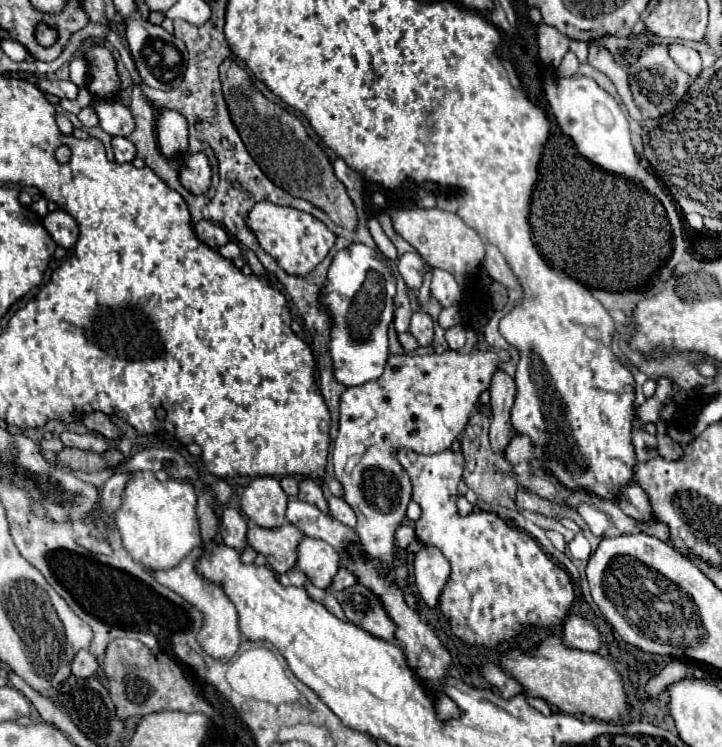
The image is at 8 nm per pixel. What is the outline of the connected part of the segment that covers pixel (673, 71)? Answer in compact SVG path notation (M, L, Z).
M667 43L647 45L635 57L635 61L629 63L627 73L629 73L629 87L633 93L633 101L649 119L659 119L661 115L675 111L675 107L687 95L689 85L693 83L693 79L683 69L679 69L677 63L669 57L669 45Z

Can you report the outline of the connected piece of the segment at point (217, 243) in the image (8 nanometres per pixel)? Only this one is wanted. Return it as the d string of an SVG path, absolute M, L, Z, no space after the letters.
M199 221L195 225L195 235L197 235L199 241L209 245L211 249L219 249L229 241L225 229L221 225L217 225L217 223L211 223L211 221Z

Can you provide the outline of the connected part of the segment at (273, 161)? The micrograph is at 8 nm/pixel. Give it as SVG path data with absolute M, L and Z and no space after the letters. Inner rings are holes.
M225 59L219 65L219 77L233 125L237 127L249 155L257 161L261 171L281 189L289 191L295 197L307 199L315 207L323 209L333 223L353 231L357 225L357 213L353 201L349 199L343 183L335 177L331 161L327 159L323 149L307 135L303 123L295 115L285 111L281 105L261 95L253 87L249 73L241 69L233 59Z

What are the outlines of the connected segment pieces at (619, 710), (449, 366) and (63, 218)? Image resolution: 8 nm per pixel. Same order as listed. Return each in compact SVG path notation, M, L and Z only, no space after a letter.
M557 635L541 641L537 649L531 651L531 655L521 651L507 651L499 657L499 661L503 669L523 685L525 693L545 699L563 713L585 715L597 721L615 721L631 711L623 681L611 659L599 653L567 649Z
M445 351L441 355L393 355L387 359L385 371L379 379L369 381L359 387L349 387L341 395L341 419L339 419L339 435L333 445L333 465L335 477L341 481L345 489L345 503L357 515L357 535L367 555L381 559L383 563L393 561L395 549L395 529L399 527L401 519L405 517L407 503L411 501L411 483L405 469L393 459L393 451L397 449L413 449L417 453L437 453L459 437L465 429L473 407L479 401L481 391L491 385L493 371L499 369L501 361L509 359L509 353L497 351Z
M61 209L43 217L43 227L49 231L53 241L65 249L73 247L77 237L79 237L77 221L67 211L61 211Z

